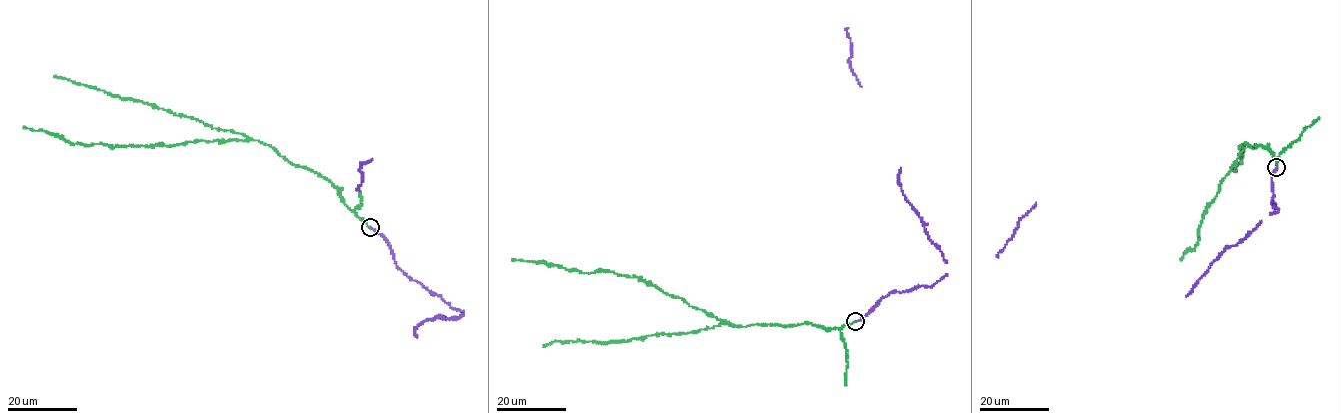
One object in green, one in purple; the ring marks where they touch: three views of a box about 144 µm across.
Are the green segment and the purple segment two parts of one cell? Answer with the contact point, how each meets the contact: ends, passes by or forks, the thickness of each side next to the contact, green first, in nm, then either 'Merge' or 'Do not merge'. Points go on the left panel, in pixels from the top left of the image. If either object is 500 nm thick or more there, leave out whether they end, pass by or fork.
Place: (370, 227). At the ring green ends. At the ring purple ends. Thickness 200 nm (green) against 150 nm. Merge

